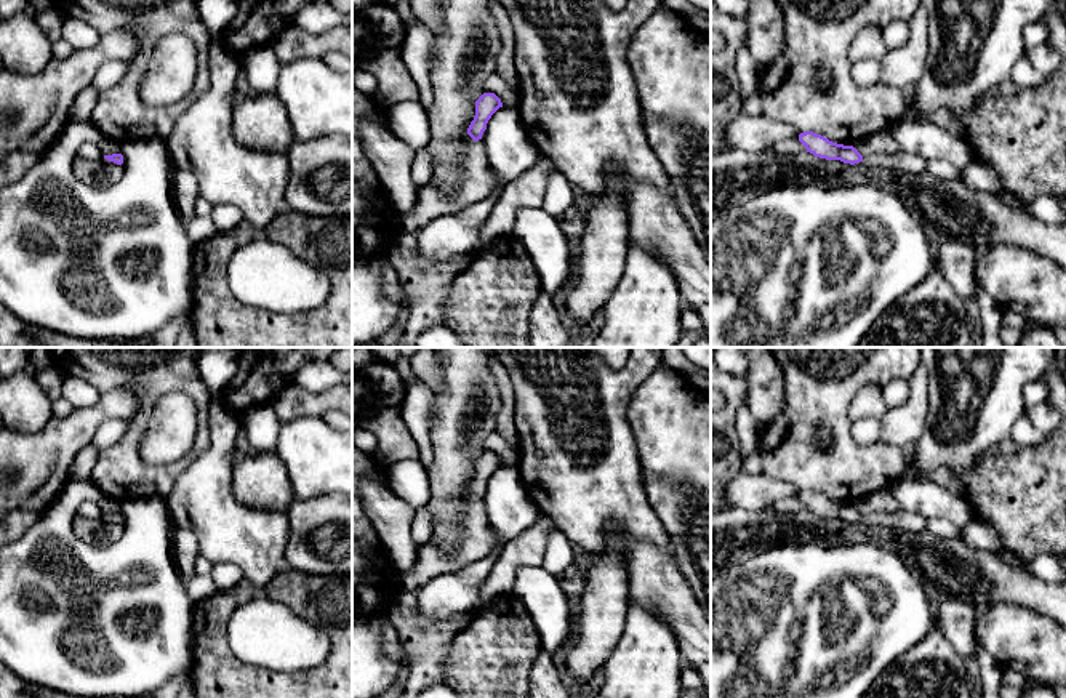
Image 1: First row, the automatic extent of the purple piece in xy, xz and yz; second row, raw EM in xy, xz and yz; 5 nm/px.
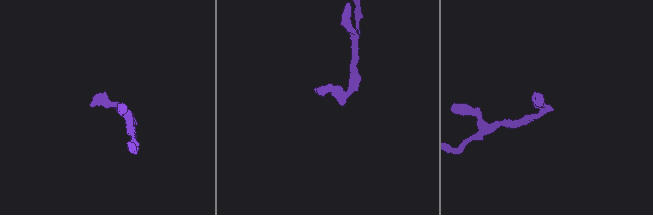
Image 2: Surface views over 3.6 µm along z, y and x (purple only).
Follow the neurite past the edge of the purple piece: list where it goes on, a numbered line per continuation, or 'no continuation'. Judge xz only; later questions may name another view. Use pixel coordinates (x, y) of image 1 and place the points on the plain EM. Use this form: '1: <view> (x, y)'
1: xz (477, 543)

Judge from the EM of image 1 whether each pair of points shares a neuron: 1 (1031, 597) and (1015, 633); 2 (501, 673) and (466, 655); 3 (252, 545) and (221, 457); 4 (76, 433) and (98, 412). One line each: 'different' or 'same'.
1: different
2: same
3: same
4: same

